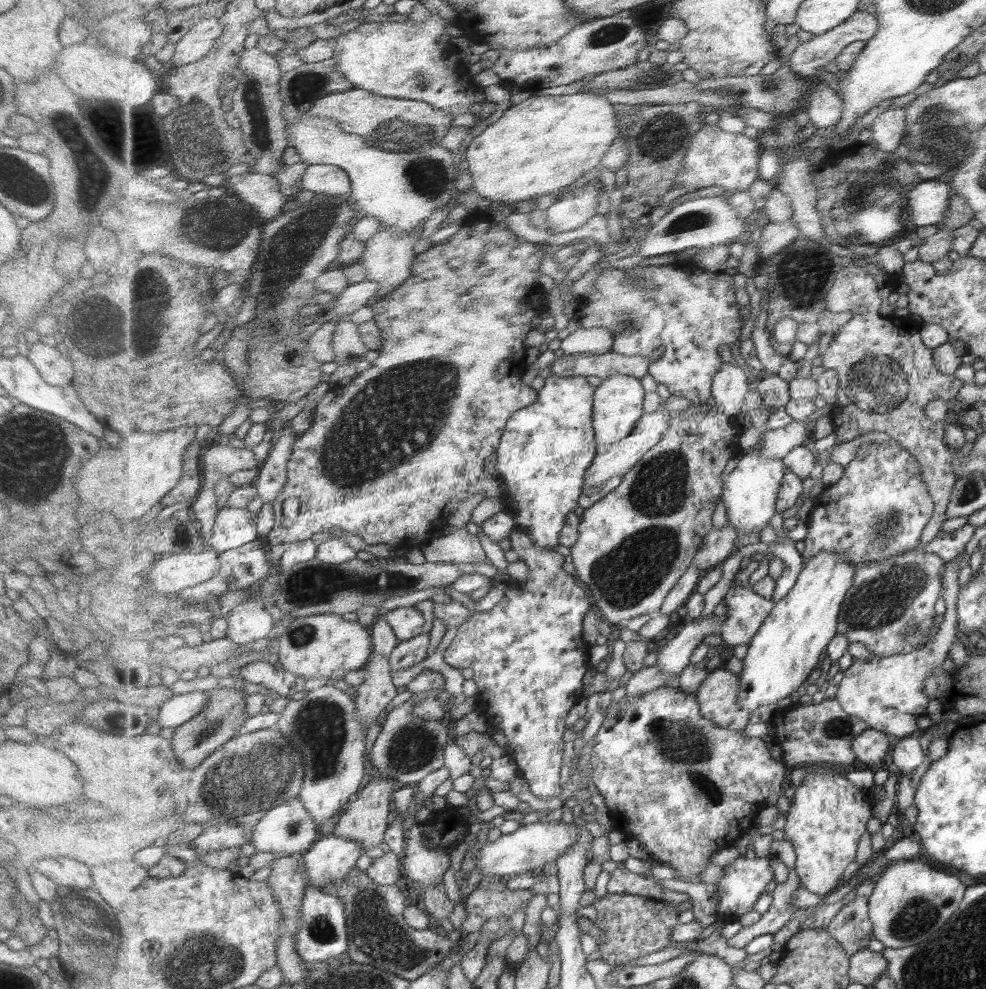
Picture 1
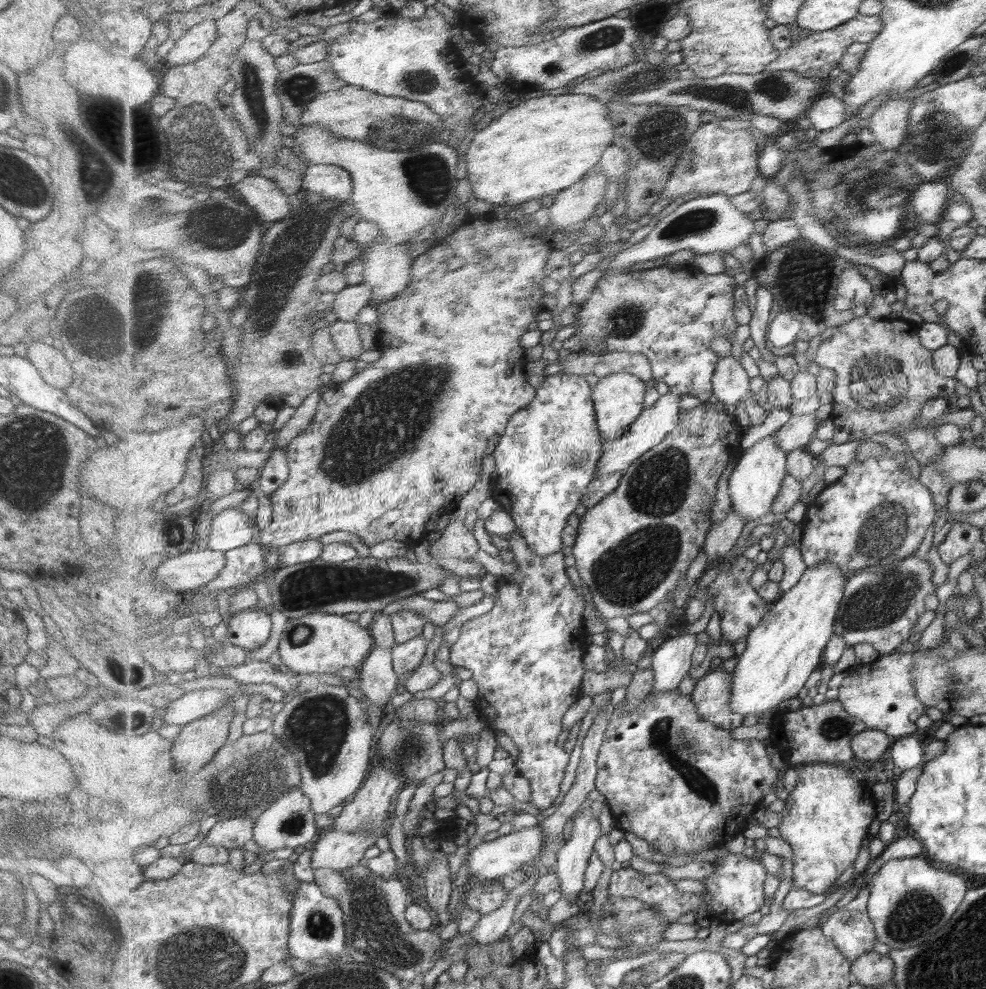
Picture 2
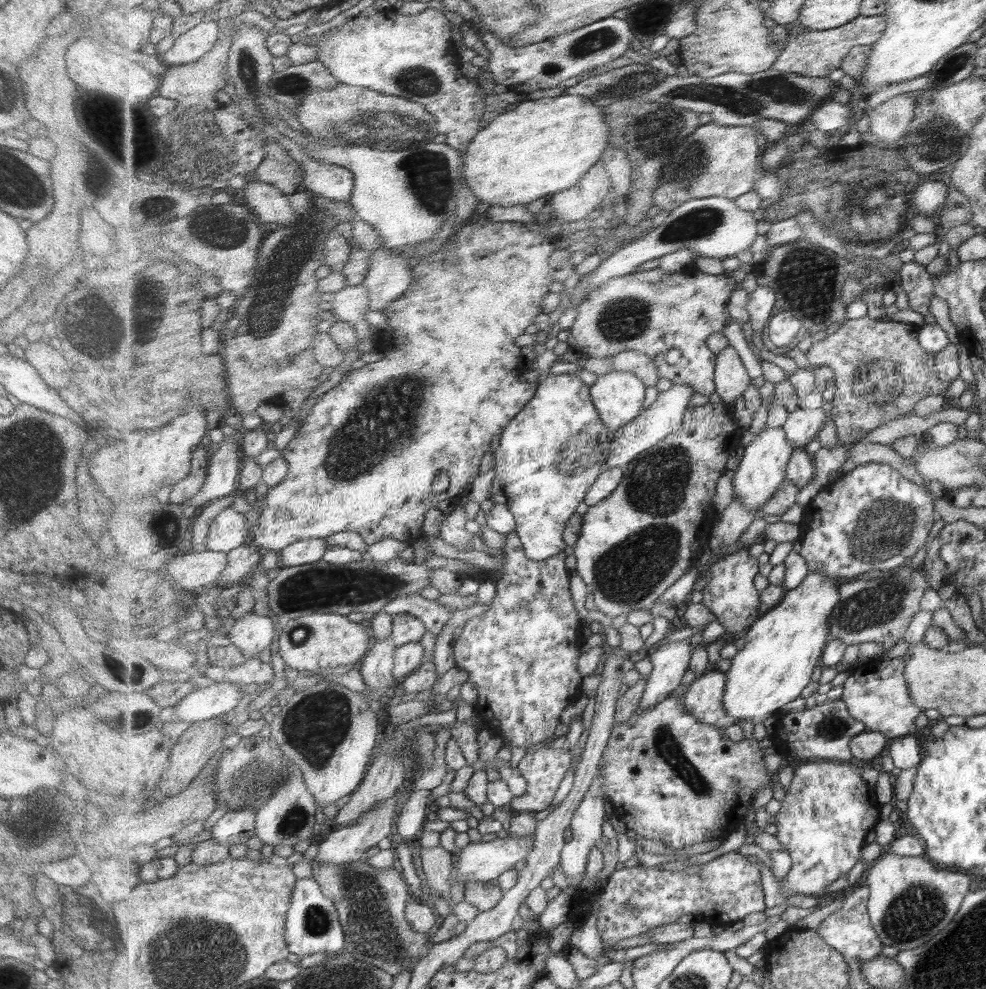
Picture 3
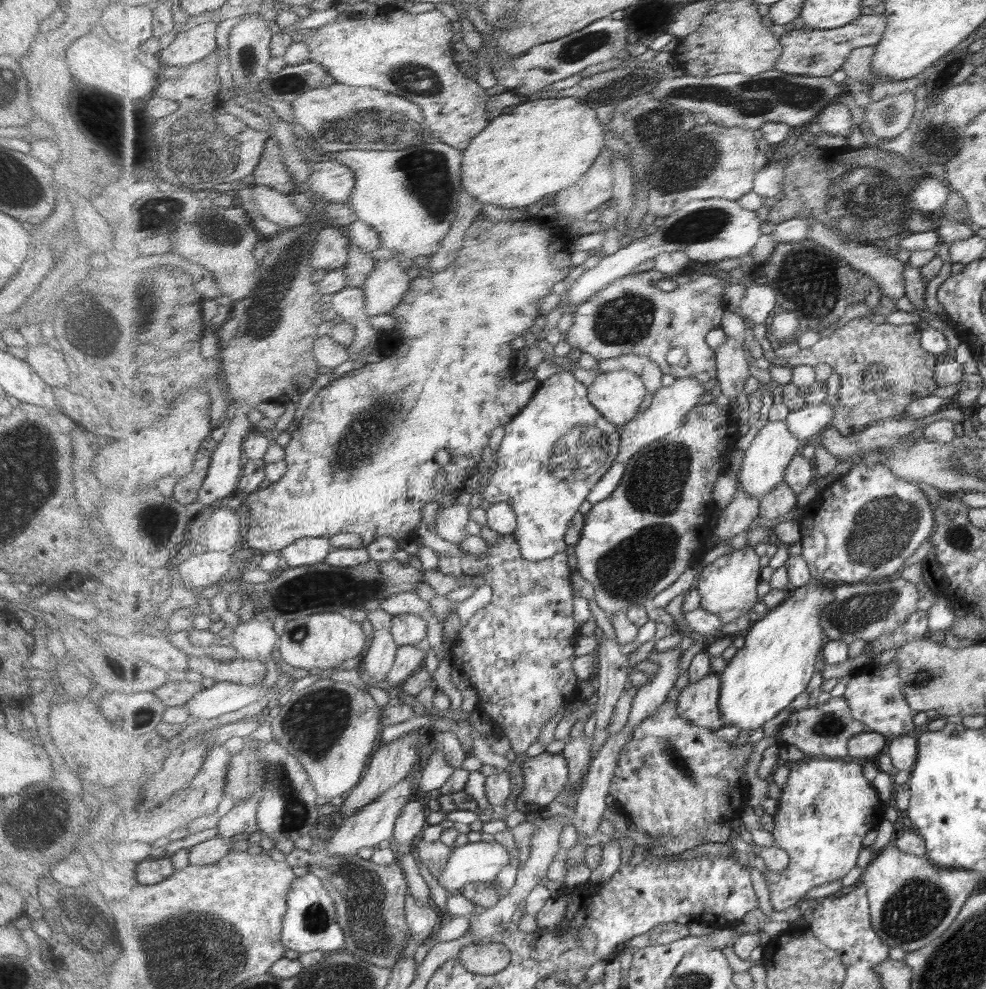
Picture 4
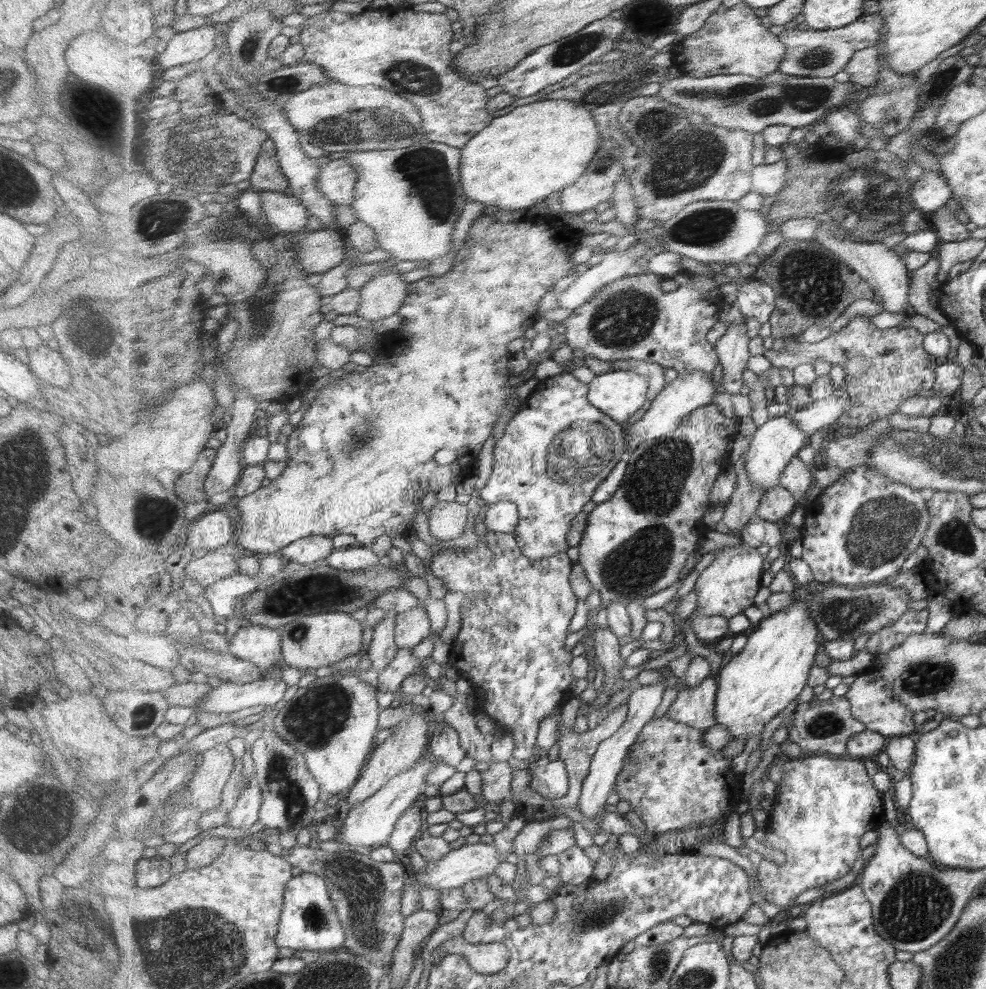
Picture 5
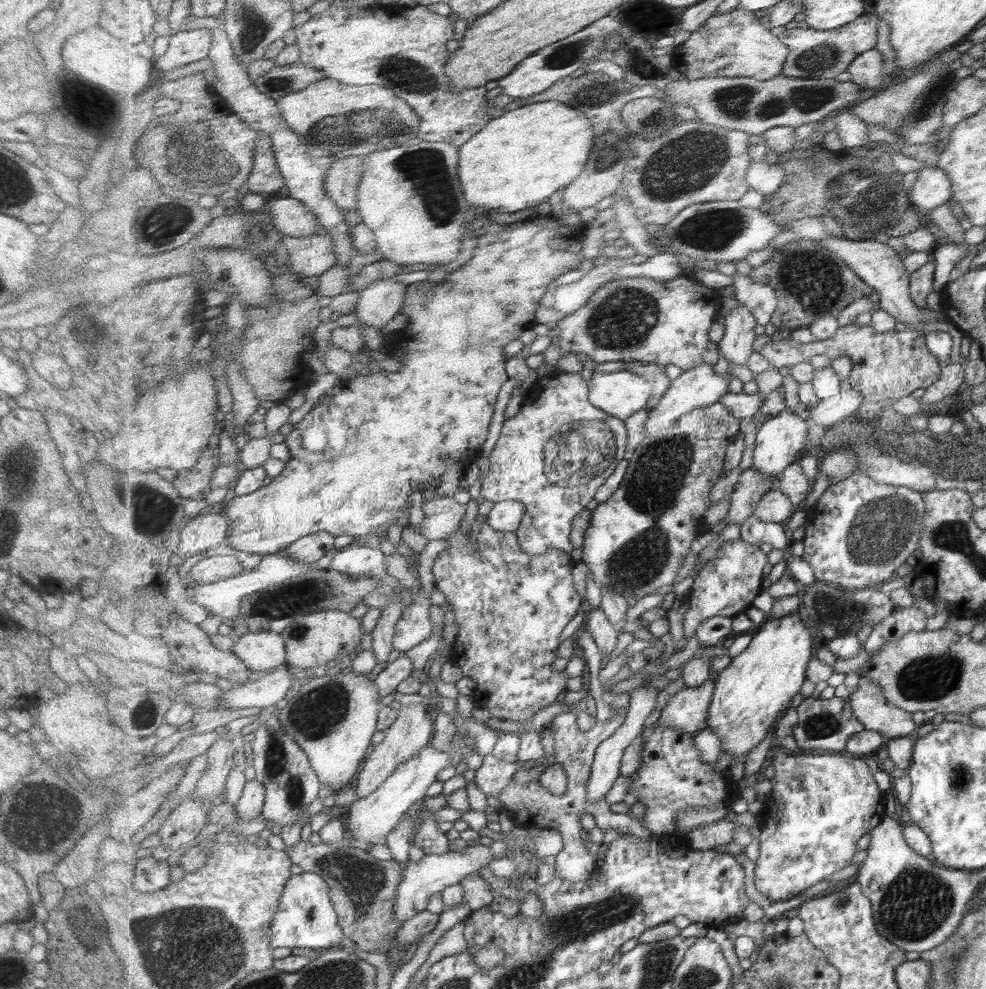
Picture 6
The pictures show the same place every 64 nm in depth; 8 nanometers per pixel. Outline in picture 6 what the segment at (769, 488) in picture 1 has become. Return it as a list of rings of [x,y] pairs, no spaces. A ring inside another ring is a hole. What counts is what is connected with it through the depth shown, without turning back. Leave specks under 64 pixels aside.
[[[795,405],[789,407],[778,415],[767,418],[756,433],[755,448],[753,450],[752,466],[759,469],[763,475],[773,479],[774,489],[780,489],[780,476],[784,470],[799,459],[807,446],[807,433],[809,433],[809,421],[798,416]]]

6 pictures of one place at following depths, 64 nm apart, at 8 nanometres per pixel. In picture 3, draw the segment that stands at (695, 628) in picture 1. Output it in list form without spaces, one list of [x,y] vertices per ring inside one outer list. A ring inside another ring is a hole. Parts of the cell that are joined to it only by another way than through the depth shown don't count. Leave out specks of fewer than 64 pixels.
[[[685,639],[659,646],[649,655],[653,670],[648,676],[648,684],[642,693],[638,707],[639,713],[645,713],[673,696],[681,685],[685,672],[691,668],[692,652],[696,646]]]

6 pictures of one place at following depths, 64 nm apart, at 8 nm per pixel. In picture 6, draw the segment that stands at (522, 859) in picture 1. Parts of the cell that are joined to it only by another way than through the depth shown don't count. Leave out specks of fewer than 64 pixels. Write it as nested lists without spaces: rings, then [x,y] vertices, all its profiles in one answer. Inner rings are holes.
[[[480,844],[478,846],[468,846],[460,852],[449,851],[442,855],[425,854],[423,859],[419,861],[408,861],[404,870],[403,881],[397,889],[397,920],[404,923],[411,920],[413,916],[425,912],[427,906],[429,906],[429,898],[435,892],[442,893],[447,887],[463,884],[465,877],[471,877],[471,875],[479,873],[481,867],[490,867],[493,861],[495,861],[495,857],[493,857],[491,849]]]

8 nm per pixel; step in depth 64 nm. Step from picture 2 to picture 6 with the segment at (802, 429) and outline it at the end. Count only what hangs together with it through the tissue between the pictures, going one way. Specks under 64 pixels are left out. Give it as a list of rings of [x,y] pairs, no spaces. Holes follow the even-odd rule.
[[[851,388],[828,399],[823,399],[817,406],[809,408],[809,424],[821,424],[822,427],[833,427],[863,406],[865,395]]]

